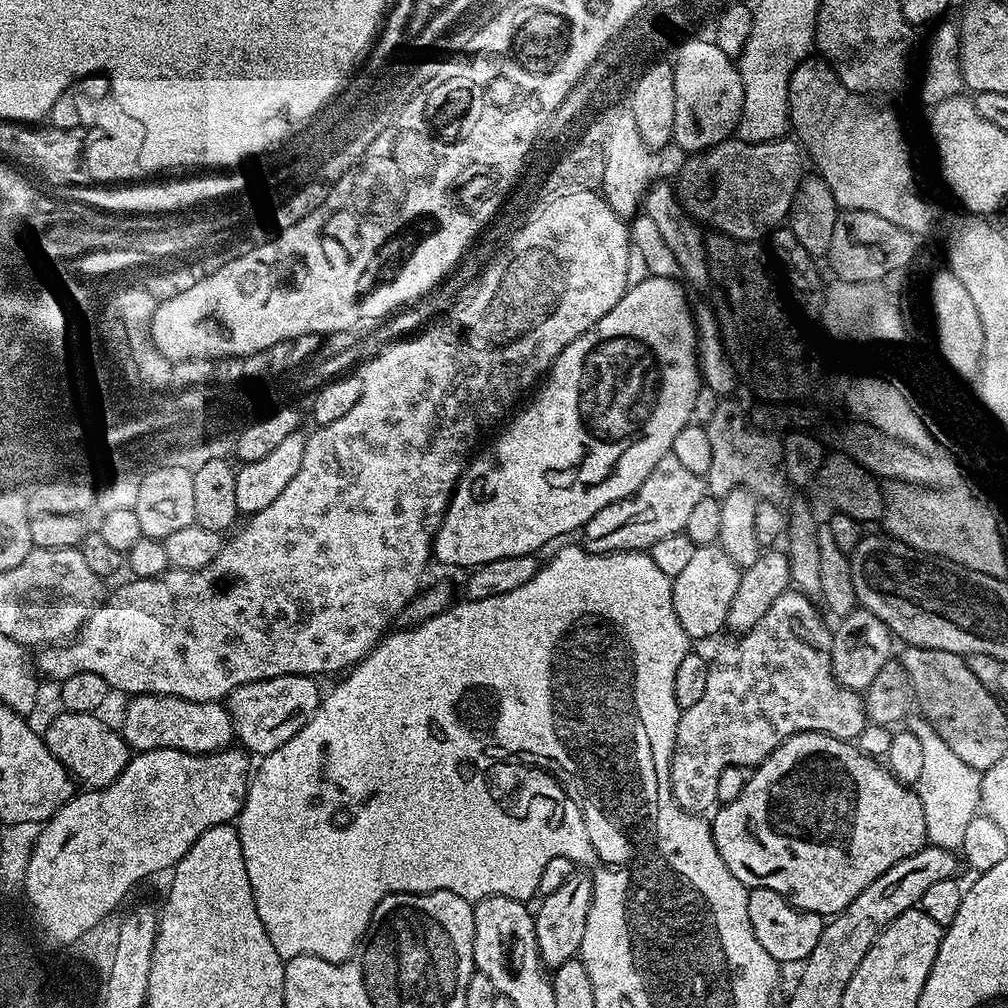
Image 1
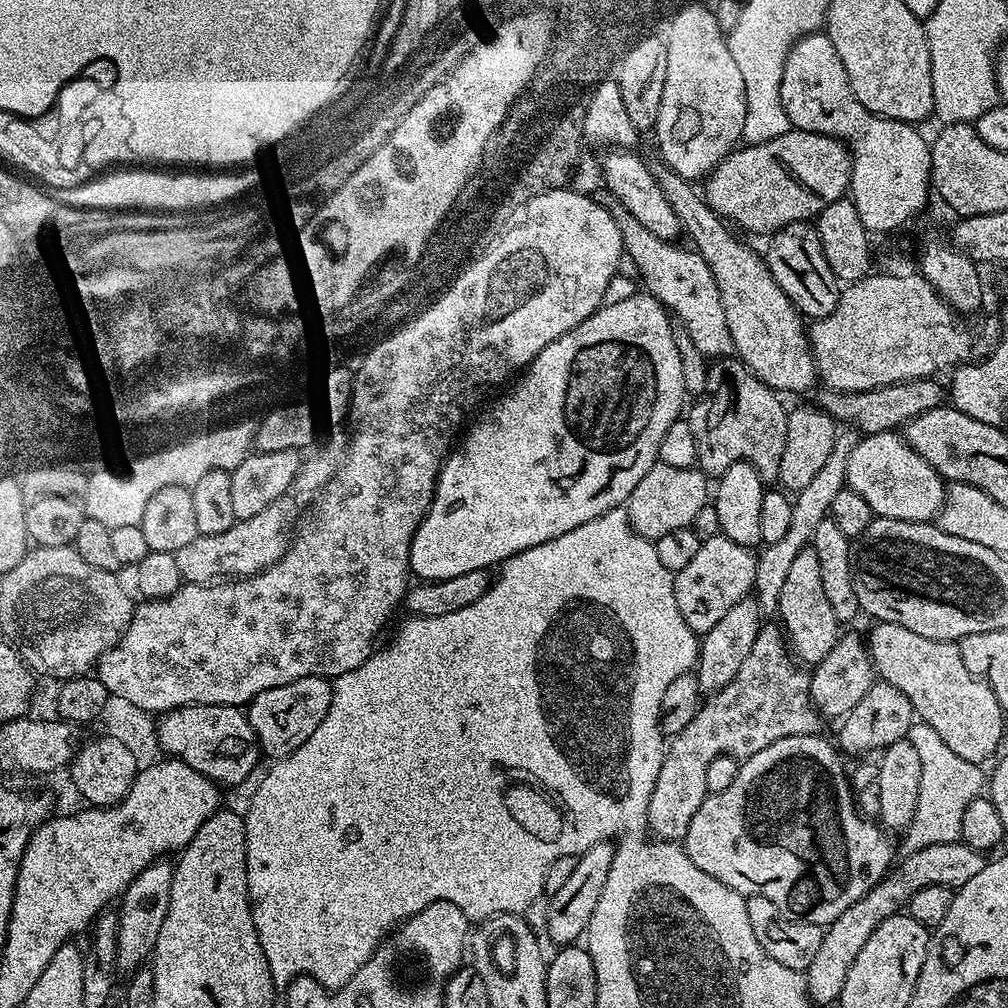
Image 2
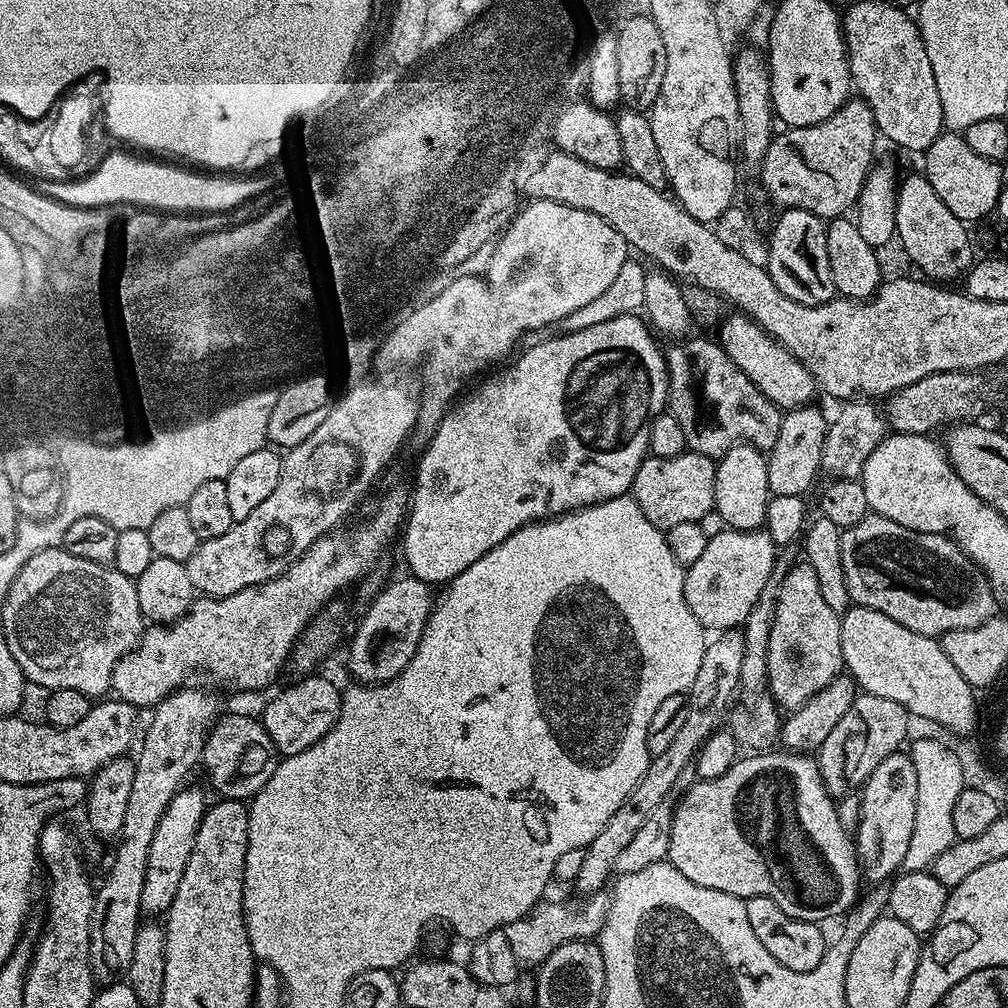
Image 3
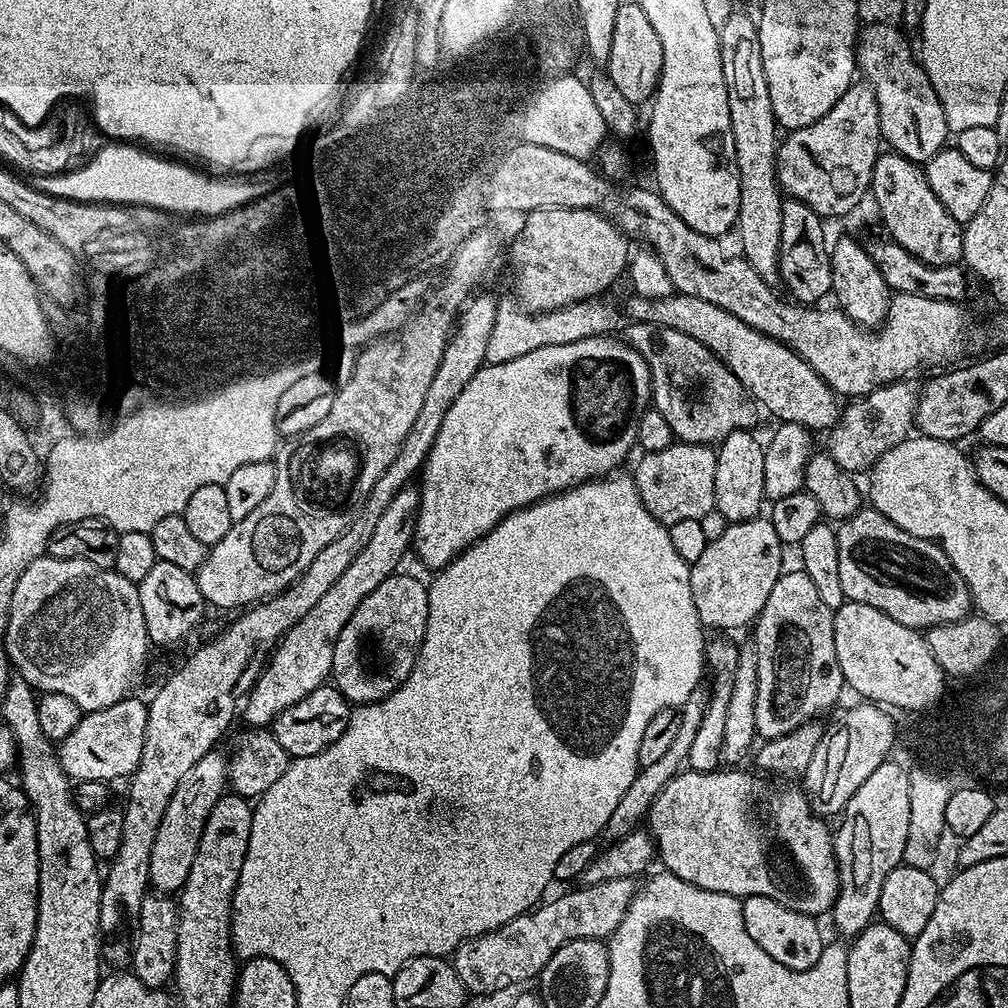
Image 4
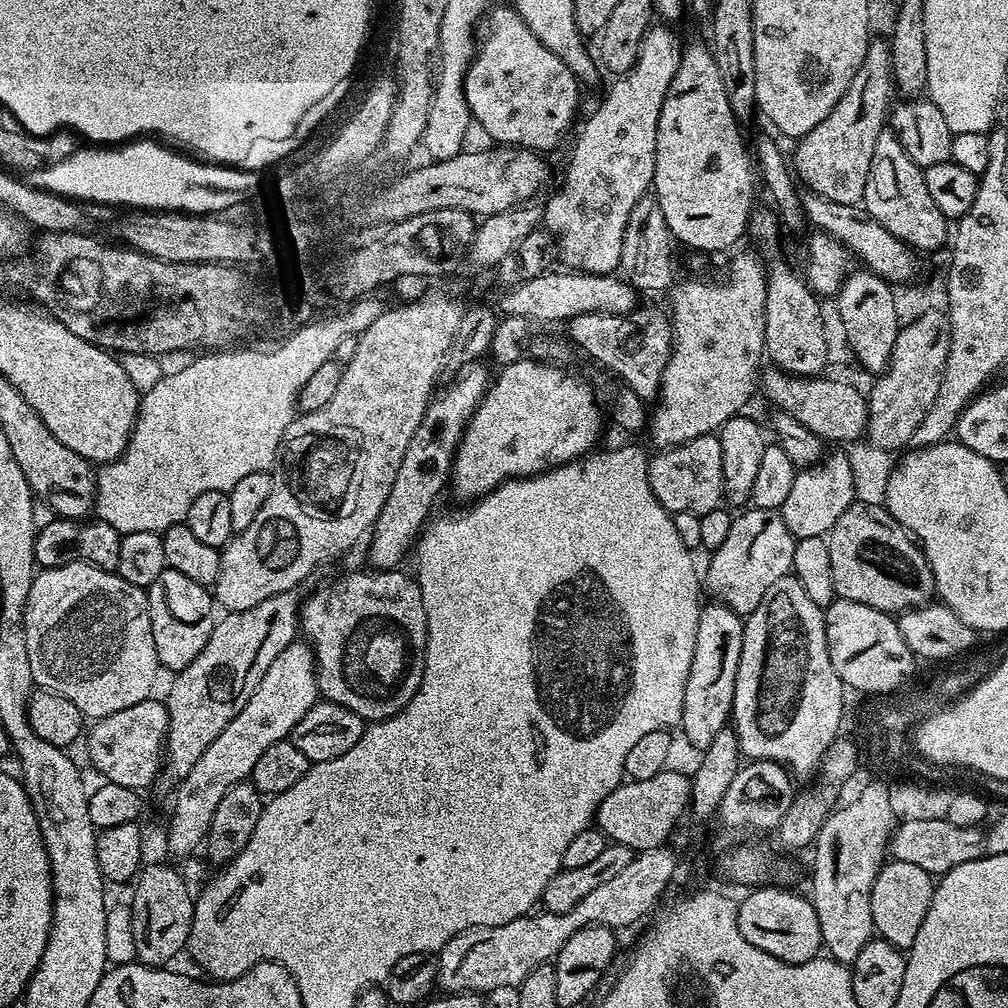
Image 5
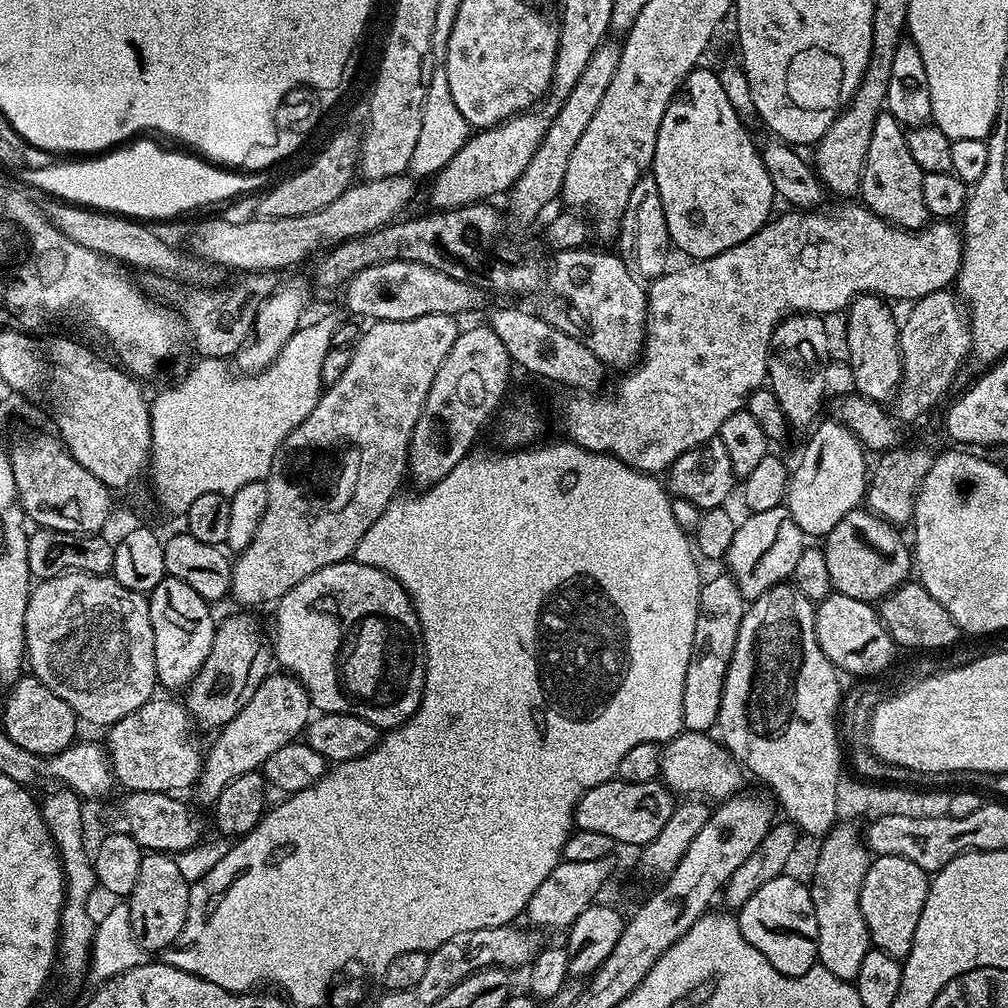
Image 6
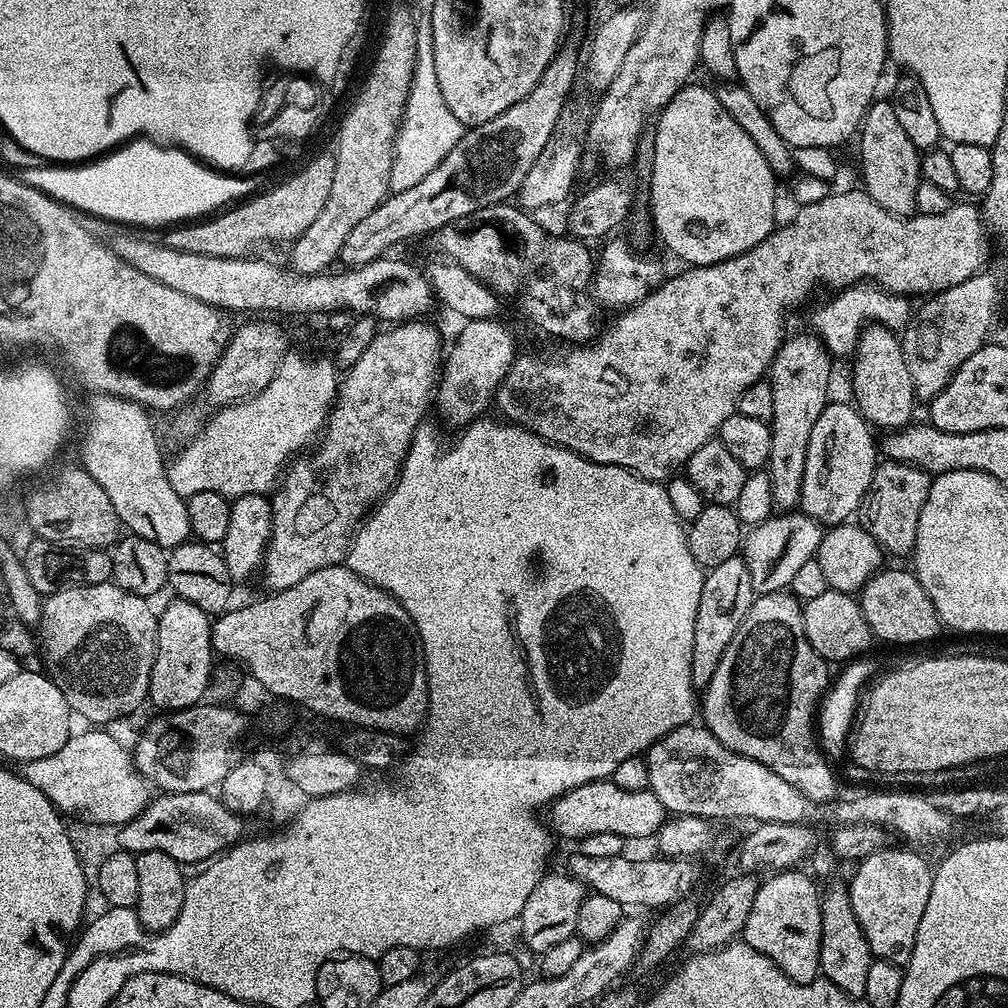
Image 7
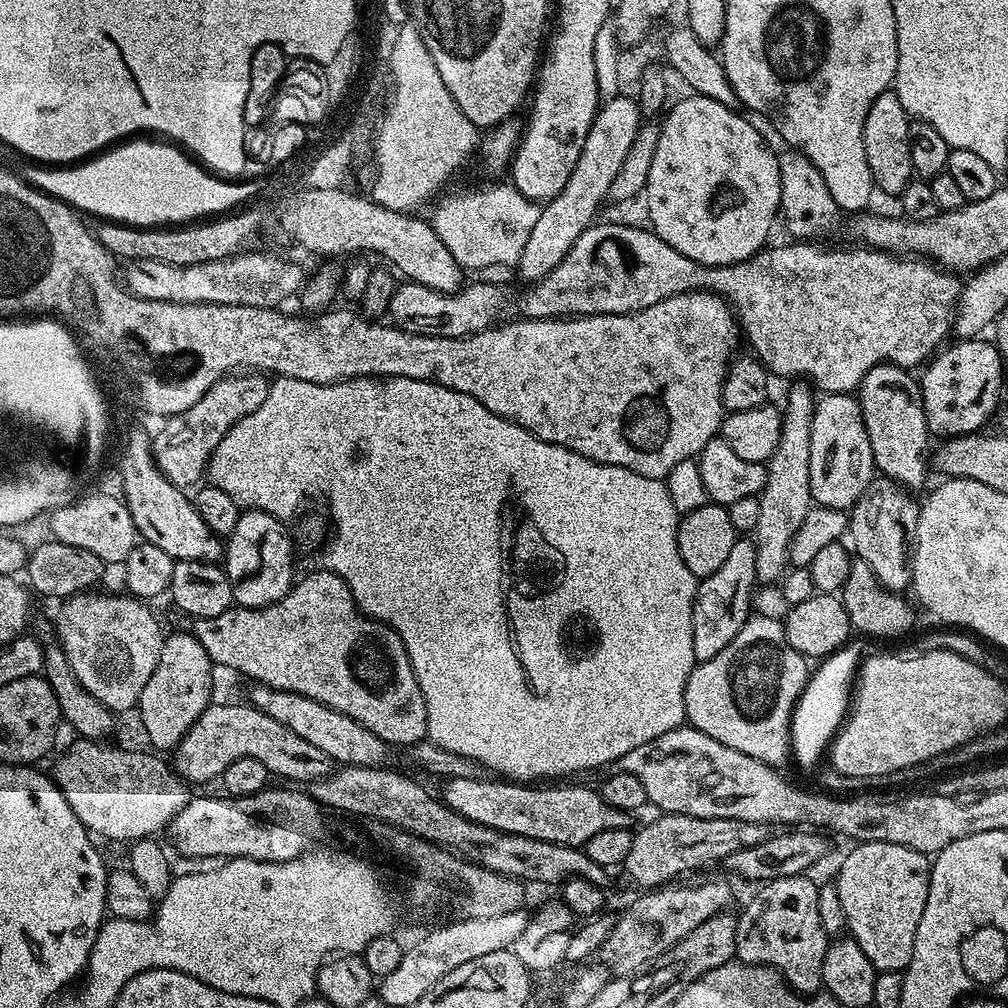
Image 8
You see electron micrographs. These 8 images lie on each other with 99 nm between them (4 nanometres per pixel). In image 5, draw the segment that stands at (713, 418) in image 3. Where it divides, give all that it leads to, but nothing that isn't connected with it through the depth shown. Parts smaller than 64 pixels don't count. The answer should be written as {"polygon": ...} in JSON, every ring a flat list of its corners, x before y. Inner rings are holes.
{"polygon":[[637,306,625,316,609,312,587,312,567,321,568,336,589,356,633,388,641,400,648,402,660,387,660,374,672,353,672,326,667,315,656,308]]}

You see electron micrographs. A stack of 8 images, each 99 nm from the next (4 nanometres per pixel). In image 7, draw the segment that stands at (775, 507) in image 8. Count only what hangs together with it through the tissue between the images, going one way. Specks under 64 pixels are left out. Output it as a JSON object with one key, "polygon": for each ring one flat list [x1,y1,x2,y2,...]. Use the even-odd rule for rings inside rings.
{"polygon":[[789,335,777,349,770,365,774,414,770,421,772,437,766,471,774,494,773,505,780,510,792,510,799,505,810,433,814,431,814,422,818,422,818,414,822,414,824,407,830,403,828,383,832,380,833,357,819,336,807,335]]}

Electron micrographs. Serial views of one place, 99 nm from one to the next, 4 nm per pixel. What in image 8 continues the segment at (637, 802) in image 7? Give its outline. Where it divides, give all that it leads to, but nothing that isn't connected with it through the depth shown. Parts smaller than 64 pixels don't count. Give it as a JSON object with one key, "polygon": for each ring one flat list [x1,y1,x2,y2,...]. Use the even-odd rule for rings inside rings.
{"polygon":[[454,778,443,781,442,799,458,815,475,824,571,848,580,848,594,834,602,834,602,830,629,827,629,813,606,803,595,787,572,783,576,782,561,783,561,788,544,788,548,786,529,786,503,778]]}

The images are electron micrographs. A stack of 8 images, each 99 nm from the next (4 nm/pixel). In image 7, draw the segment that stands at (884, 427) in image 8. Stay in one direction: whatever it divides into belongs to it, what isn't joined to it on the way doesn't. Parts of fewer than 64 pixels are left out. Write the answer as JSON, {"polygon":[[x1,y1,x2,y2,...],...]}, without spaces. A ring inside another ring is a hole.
{"polygon":[[872,324,865,327,856,343,856,350,851,357,850,363,852,363,853,396,851,399,854,401,860,415,872,426,878,424,894,430,897,428,907,428,913,419,912,411,918,407,918,401,916,399,916,387,912,381,912,375,906,366,904,345,901,337,893,329,886,328,883,325]]}

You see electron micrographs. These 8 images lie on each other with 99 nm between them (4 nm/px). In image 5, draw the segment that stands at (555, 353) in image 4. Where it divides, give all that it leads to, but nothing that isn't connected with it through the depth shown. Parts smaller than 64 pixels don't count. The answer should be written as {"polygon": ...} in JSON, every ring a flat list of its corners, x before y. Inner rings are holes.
{"polygon":[[519,358,512,364,499,369,500,377,493,379,487,392,480,399,468,424,464,427,464,436,456,447,456,458,452,461,450,488,453,488,464,502,472,502,485,496,505,480,515,480,526,476,537,476,560,464,581,459,597,447,600,427,604,420,600,417,600,408,592,397,592,388,580,376,560,368,559,363,545,363,533,358]]}

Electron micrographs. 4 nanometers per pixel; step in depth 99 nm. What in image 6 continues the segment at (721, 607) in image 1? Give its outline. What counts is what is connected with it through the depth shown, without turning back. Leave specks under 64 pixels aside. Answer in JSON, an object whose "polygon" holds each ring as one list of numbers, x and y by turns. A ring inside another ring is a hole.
{"polygon":[[784,506,753,512,745,517,736,525,736,533,728,547,726,565,737,591,744,596,745,601,751,602,758,599,767,588,783,584,791,577,798,557,806,547,806,537]]}

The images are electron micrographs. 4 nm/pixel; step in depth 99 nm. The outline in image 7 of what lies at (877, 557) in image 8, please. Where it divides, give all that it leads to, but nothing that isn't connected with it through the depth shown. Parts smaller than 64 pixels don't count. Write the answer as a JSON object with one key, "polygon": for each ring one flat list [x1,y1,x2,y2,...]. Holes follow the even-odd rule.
{"polygon":[[885,459,877,463,862,505,863,523,889,557,913,555,918,534,918,518,928,497,933,477,913,464]]}

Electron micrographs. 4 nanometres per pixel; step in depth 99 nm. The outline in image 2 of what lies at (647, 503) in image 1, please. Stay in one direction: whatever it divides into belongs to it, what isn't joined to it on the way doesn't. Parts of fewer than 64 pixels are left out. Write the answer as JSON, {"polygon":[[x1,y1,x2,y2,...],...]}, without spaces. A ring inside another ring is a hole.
{"polygon":[[658,462,628,496,628,522,638,535,655,542,662,538,662,534,670,534,670,530,689,527,698,515,698,510,702,510,709,500,710,480,699,467,666,466]]}

